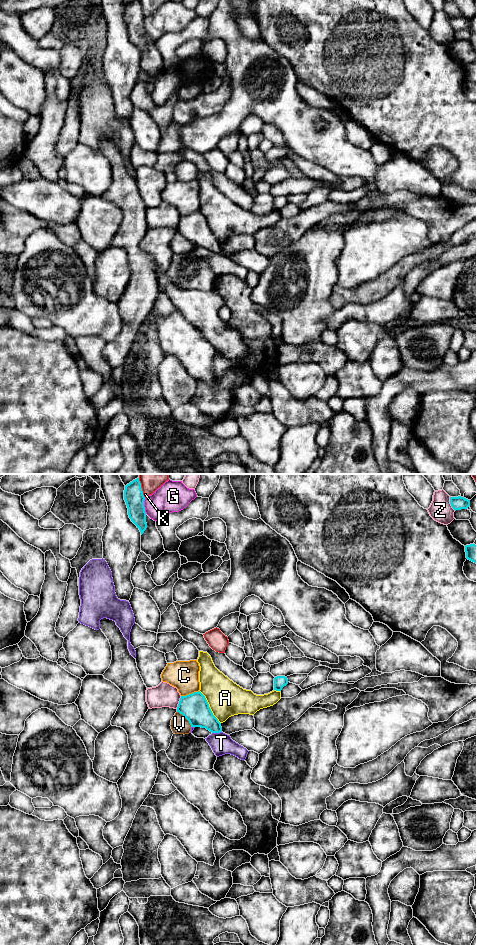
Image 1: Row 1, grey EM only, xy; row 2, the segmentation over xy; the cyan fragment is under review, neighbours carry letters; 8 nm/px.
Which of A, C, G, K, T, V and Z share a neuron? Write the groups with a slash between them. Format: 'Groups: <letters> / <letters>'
Groups: A / C / G / K / T / V / Z

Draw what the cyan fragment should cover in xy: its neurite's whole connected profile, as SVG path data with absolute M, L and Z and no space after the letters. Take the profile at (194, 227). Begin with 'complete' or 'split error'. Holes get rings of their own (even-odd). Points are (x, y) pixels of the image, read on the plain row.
complete; M200 211L181 216L177 232L189 241L191 247L206 248L212 253L222 252L221 243L213 235L205 216Z

